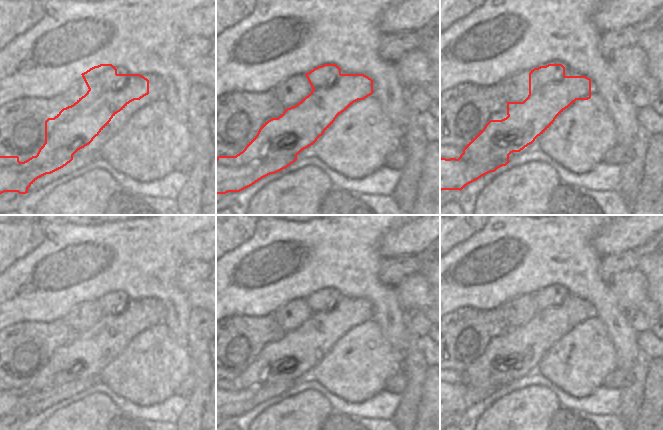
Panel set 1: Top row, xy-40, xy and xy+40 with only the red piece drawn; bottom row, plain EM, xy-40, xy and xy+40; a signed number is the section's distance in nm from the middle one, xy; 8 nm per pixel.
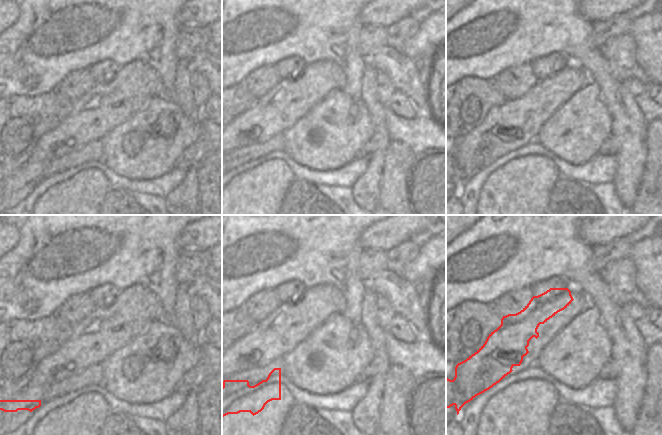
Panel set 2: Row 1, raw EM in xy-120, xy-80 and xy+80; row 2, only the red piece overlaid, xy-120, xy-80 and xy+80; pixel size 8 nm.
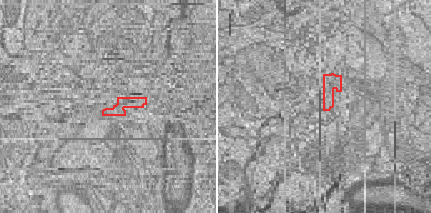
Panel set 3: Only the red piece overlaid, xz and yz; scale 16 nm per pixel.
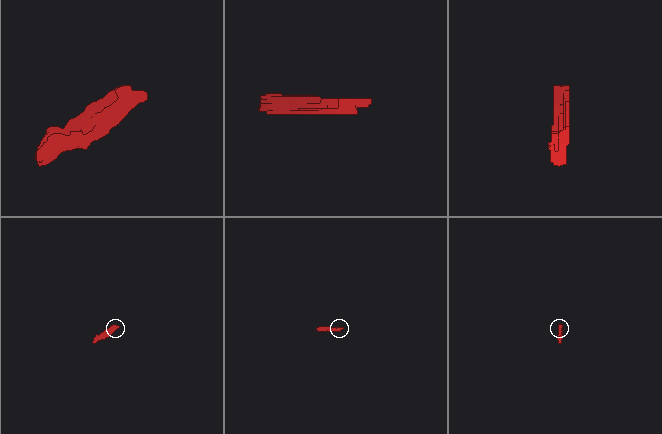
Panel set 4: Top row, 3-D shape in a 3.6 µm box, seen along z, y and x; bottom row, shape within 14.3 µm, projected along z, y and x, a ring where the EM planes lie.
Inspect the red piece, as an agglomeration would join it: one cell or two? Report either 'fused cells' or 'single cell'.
single cell

